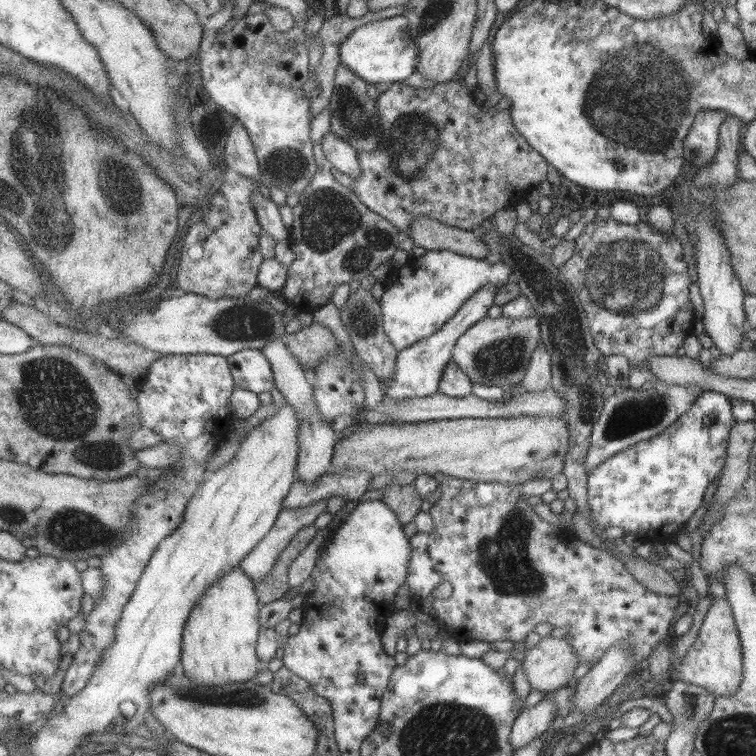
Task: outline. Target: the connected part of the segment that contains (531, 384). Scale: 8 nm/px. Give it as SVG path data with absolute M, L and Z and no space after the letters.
M539 342L530 357L523 379L520 381L520 391L537 393L550 387L550 357Z

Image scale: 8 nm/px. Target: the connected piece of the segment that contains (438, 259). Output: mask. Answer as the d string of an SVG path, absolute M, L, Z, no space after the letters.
M428 250L420 257L408 256L407 261L392 268L386 276L384 290L378 300L385 337L398 352L407 349L437 332L481 286L491 284L500 287L510 281L511 276L509 265L503 261L490 264L484 259L449 250Z

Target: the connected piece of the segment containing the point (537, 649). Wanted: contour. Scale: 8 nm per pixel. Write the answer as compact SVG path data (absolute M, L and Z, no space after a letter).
M547 636L540 638L533 648L525 650L524 658L519 664L526 674L530 688L545 694L566 686L567 681L573 676L573 670L579 664L579 657L571 647L570 638L557 639Z

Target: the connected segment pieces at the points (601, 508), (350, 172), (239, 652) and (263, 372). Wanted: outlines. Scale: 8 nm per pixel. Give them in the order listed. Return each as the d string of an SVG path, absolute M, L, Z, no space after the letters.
M704 391L691 402L691 408L659 434L613 454L587 473L586 498L589 504L589 521L599 528L617 526L632 532L643 543L667 543L703 502L704 490L720 474L726 460L728 436L736 420L731 412L729 398L714 391Z
M330 130L323 134L319 143L325 158L334 169L347 174L351 179L361 176L357 163L358 153L349 143L335 136Z
M233 567L223 577L211 583L189 611L189 618L183 625L180 661L185 673L197 685L222 685L229 682L253 680L259 659L255 654L255 644L260 629L258 610L260 605L253 589L254 582L243 573L241 567Z
M243 349L226 357L234 385L259 395L274 389L269 362L259 349Z

